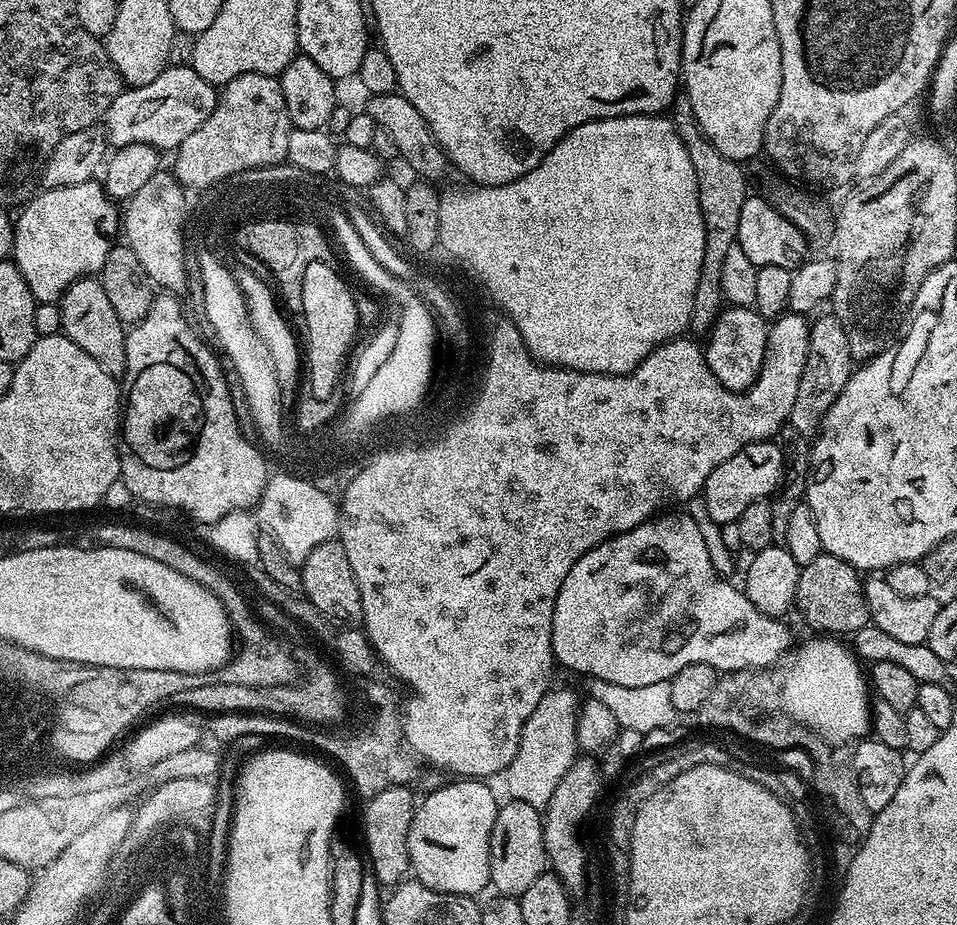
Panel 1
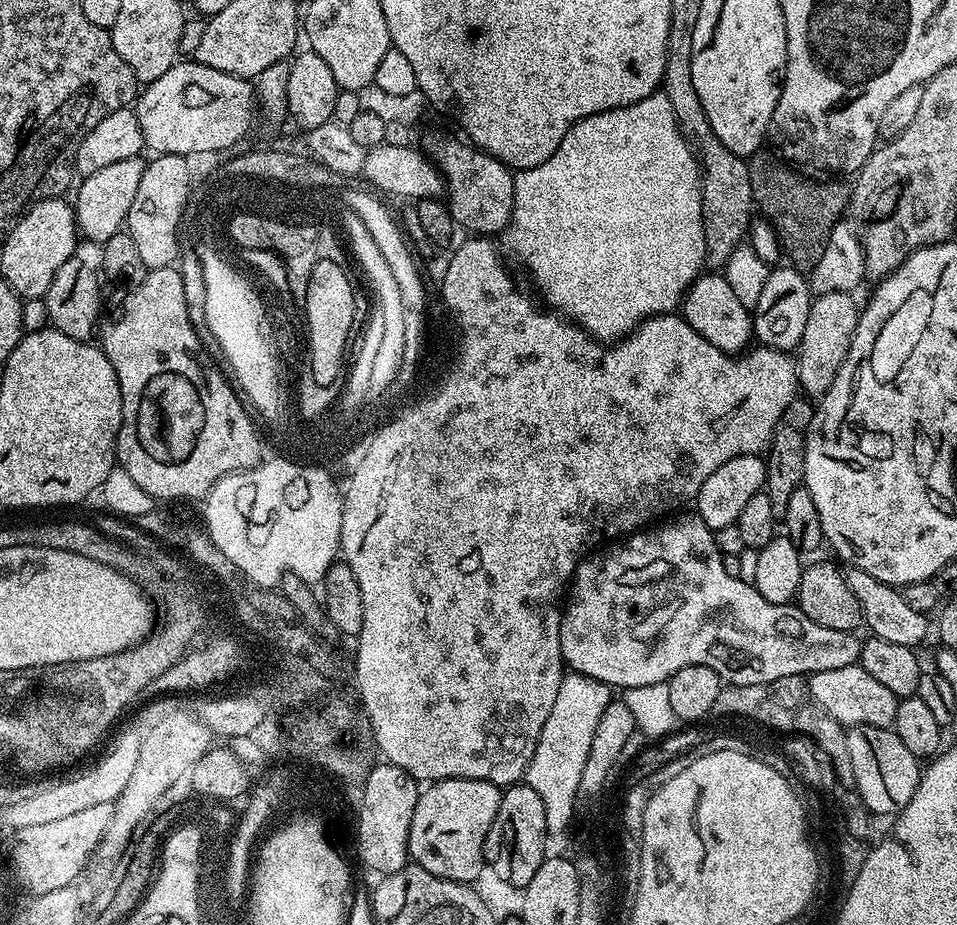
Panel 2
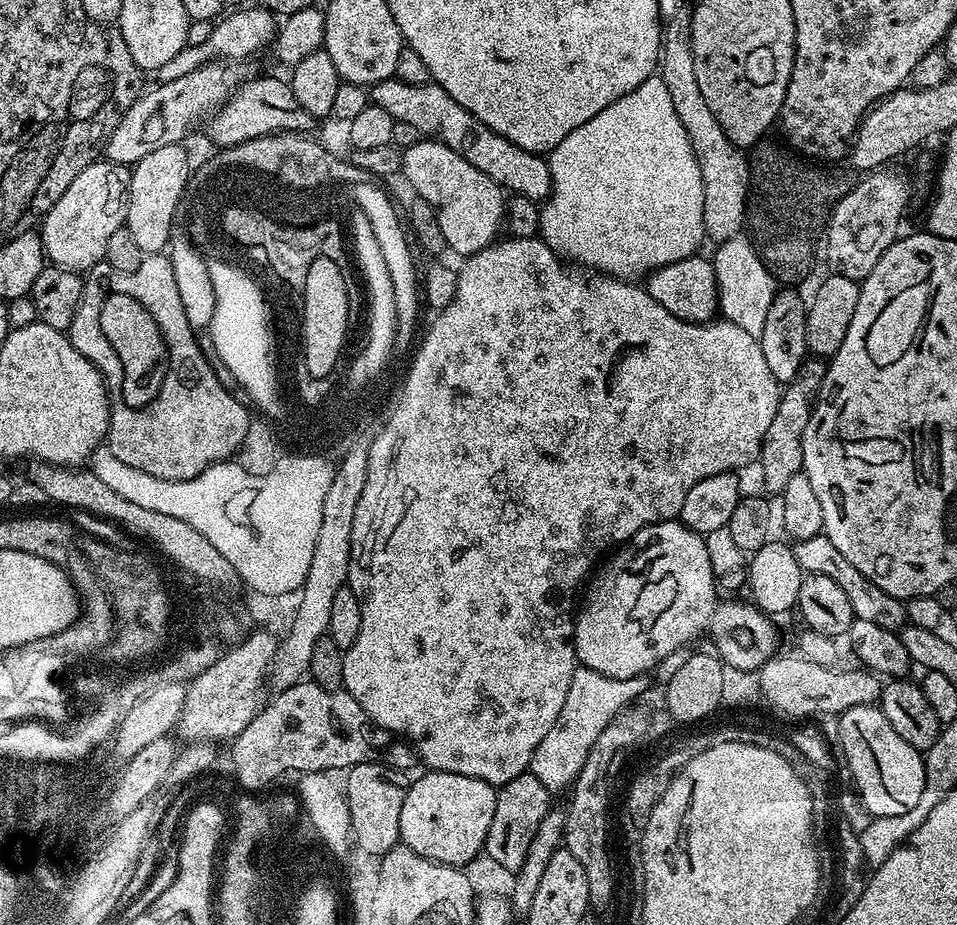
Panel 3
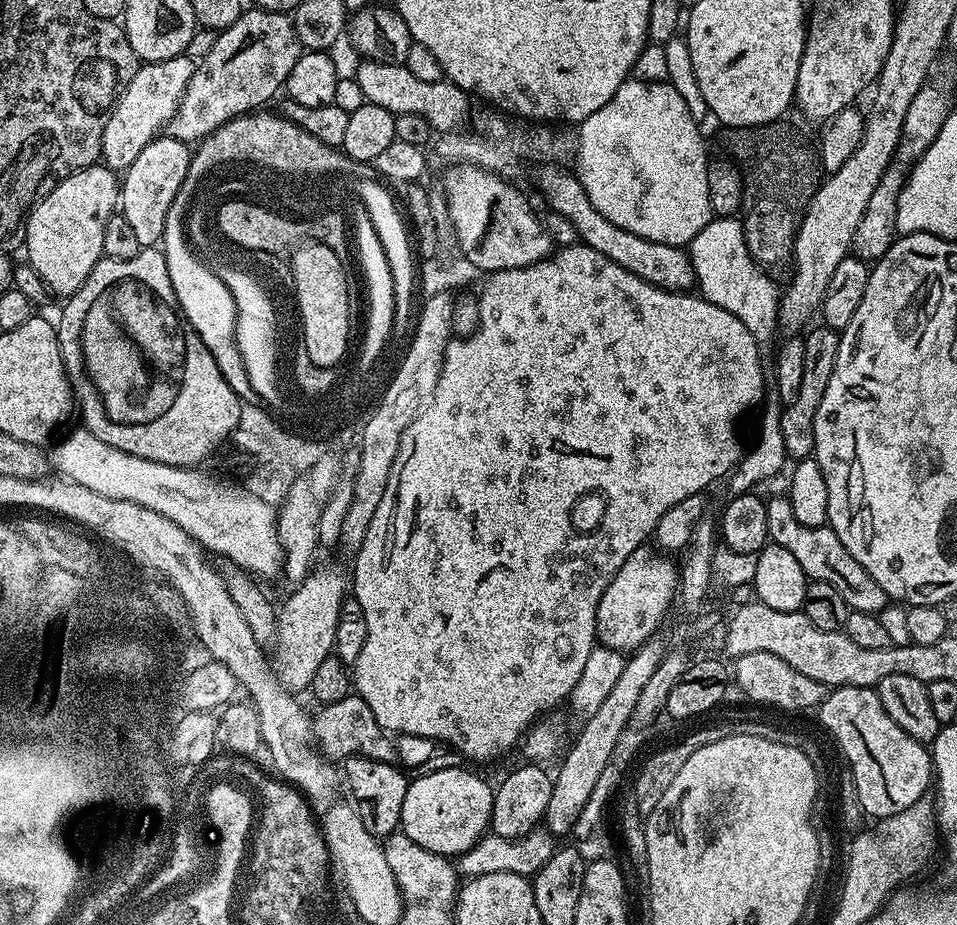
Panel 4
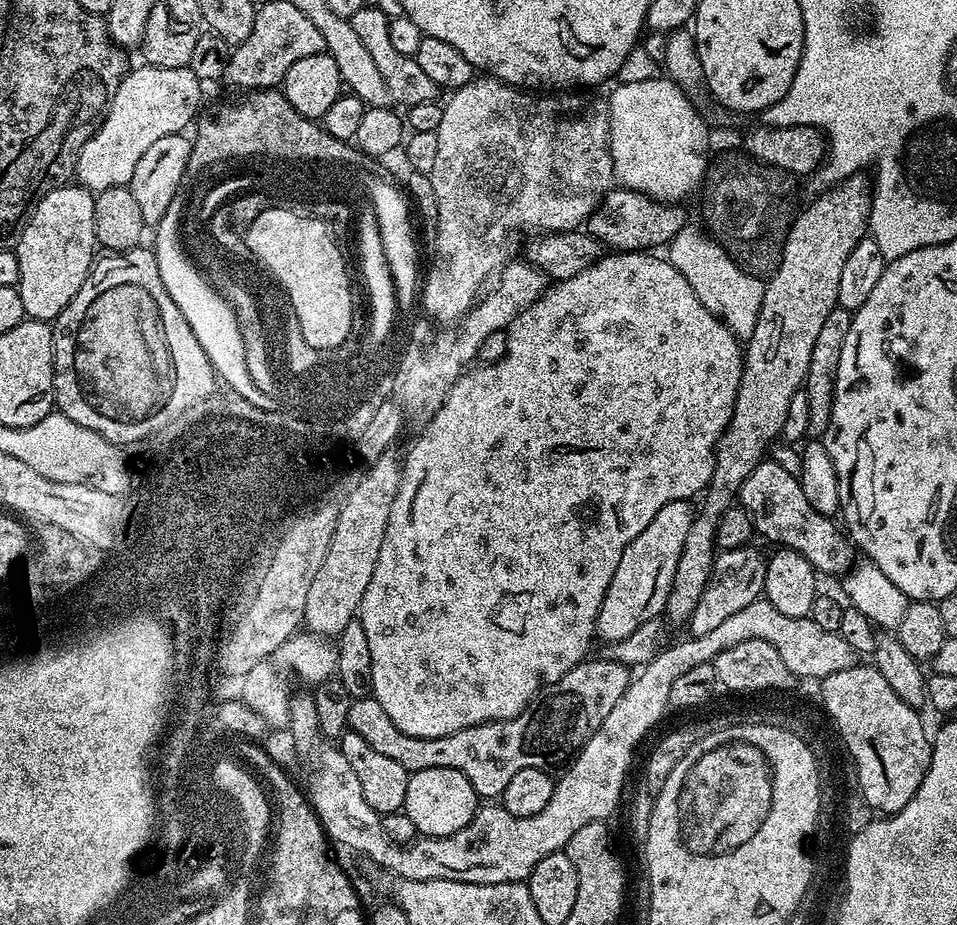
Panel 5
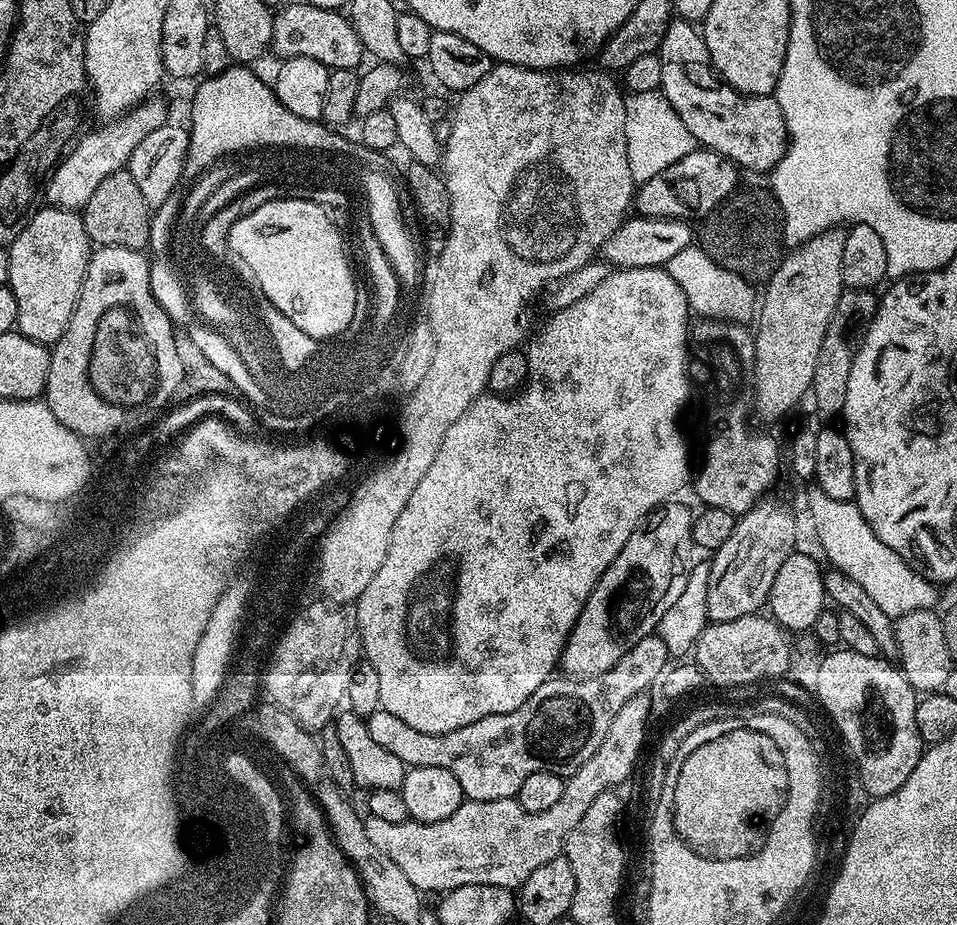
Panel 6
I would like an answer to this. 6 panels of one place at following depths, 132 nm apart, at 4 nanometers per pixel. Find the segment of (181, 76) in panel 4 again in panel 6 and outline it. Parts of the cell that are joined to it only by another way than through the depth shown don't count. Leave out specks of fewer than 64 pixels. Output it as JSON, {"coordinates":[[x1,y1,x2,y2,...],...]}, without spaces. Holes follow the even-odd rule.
{"coordinates":[[156,99,144,100,132,111,125,112,123,116,105,123,100,126,104,128,90,133,89,136,81,135,73,143,68,155,54,170,48,183,47,203,54,208,83,210,86,202,90,202,90,194,94,194,94,190,100,185,102,178,121,171,134,154,138,142,142,142,142,138,146,138,146,134,158,130,158,126,162,126,169,119,167,106]]}

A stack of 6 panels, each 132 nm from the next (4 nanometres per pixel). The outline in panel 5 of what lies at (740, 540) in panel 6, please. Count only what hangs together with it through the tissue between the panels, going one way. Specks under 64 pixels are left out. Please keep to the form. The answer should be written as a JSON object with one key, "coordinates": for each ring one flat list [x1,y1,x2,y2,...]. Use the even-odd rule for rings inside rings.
{"coordinates":[[752,547,726,548,717,555,712,563,710,578,706,582,706,590,702,590,698,606,694,606,691,616,686,621,688,636,710,634,710,630,716,629,725,618,731,618,738,610,750,606,750,602,761,599,766,574,766,556]]}

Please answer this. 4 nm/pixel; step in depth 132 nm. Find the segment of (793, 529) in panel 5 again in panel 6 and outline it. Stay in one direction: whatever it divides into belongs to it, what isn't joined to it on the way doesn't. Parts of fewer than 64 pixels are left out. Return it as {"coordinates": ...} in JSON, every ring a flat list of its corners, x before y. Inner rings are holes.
{"coordinates":[[744,408,720,416,720,420,728,420,728,424,720,424,720,436,716,436,716,440,706,440,704,465,694,476,694,488,696,484,696,496,701,505,730,510,730,514,737,518,760,503,767,493,764,491,780,472,780,454,782,458,782,448,776,445,775,438,748,428,748,419,749,412]]}

